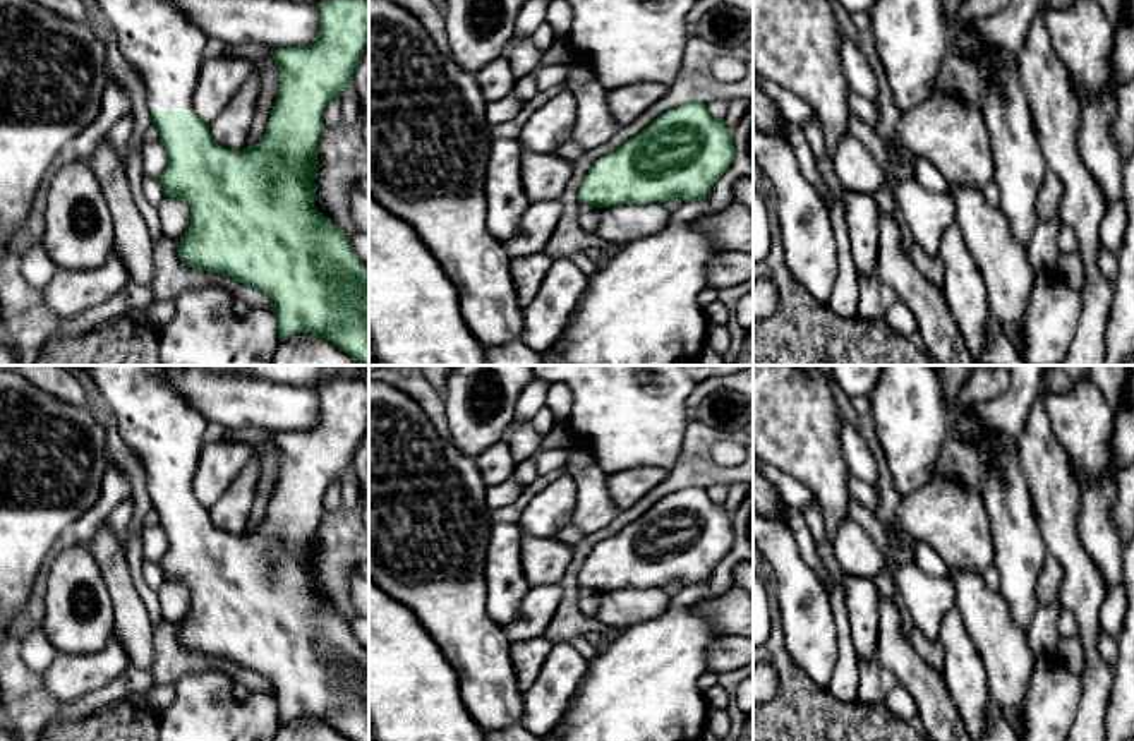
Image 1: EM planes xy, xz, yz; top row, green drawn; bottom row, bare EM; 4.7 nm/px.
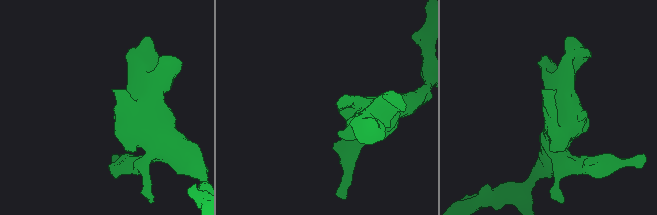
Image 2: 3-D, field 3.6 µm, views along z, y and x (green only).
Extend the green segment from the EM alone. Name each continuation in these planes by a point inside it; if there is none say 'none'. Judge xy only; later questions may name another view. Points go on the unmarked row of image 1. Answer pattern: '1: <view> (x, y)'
1: xy (163, 431)

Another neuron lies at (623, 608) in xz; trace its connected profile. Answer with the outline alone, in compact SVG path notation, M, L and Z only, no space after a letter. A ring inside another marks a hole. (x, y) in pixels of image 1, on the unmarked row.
M659 587L600 592L595 619L604 628L626 630L662 616L673 599L674 595L666 593Z

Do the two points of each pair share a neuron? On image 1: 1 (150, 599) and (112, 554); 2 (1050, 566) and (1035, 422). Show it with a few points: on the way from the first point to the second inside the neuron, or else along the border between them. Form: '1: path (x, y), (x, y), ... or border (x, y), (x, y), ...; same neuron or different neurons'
1: border (124, 549), (134, 589), (148, 613); different neurons
2: border (1049, 554), (1062, 570), (1059, 596); different neurons

